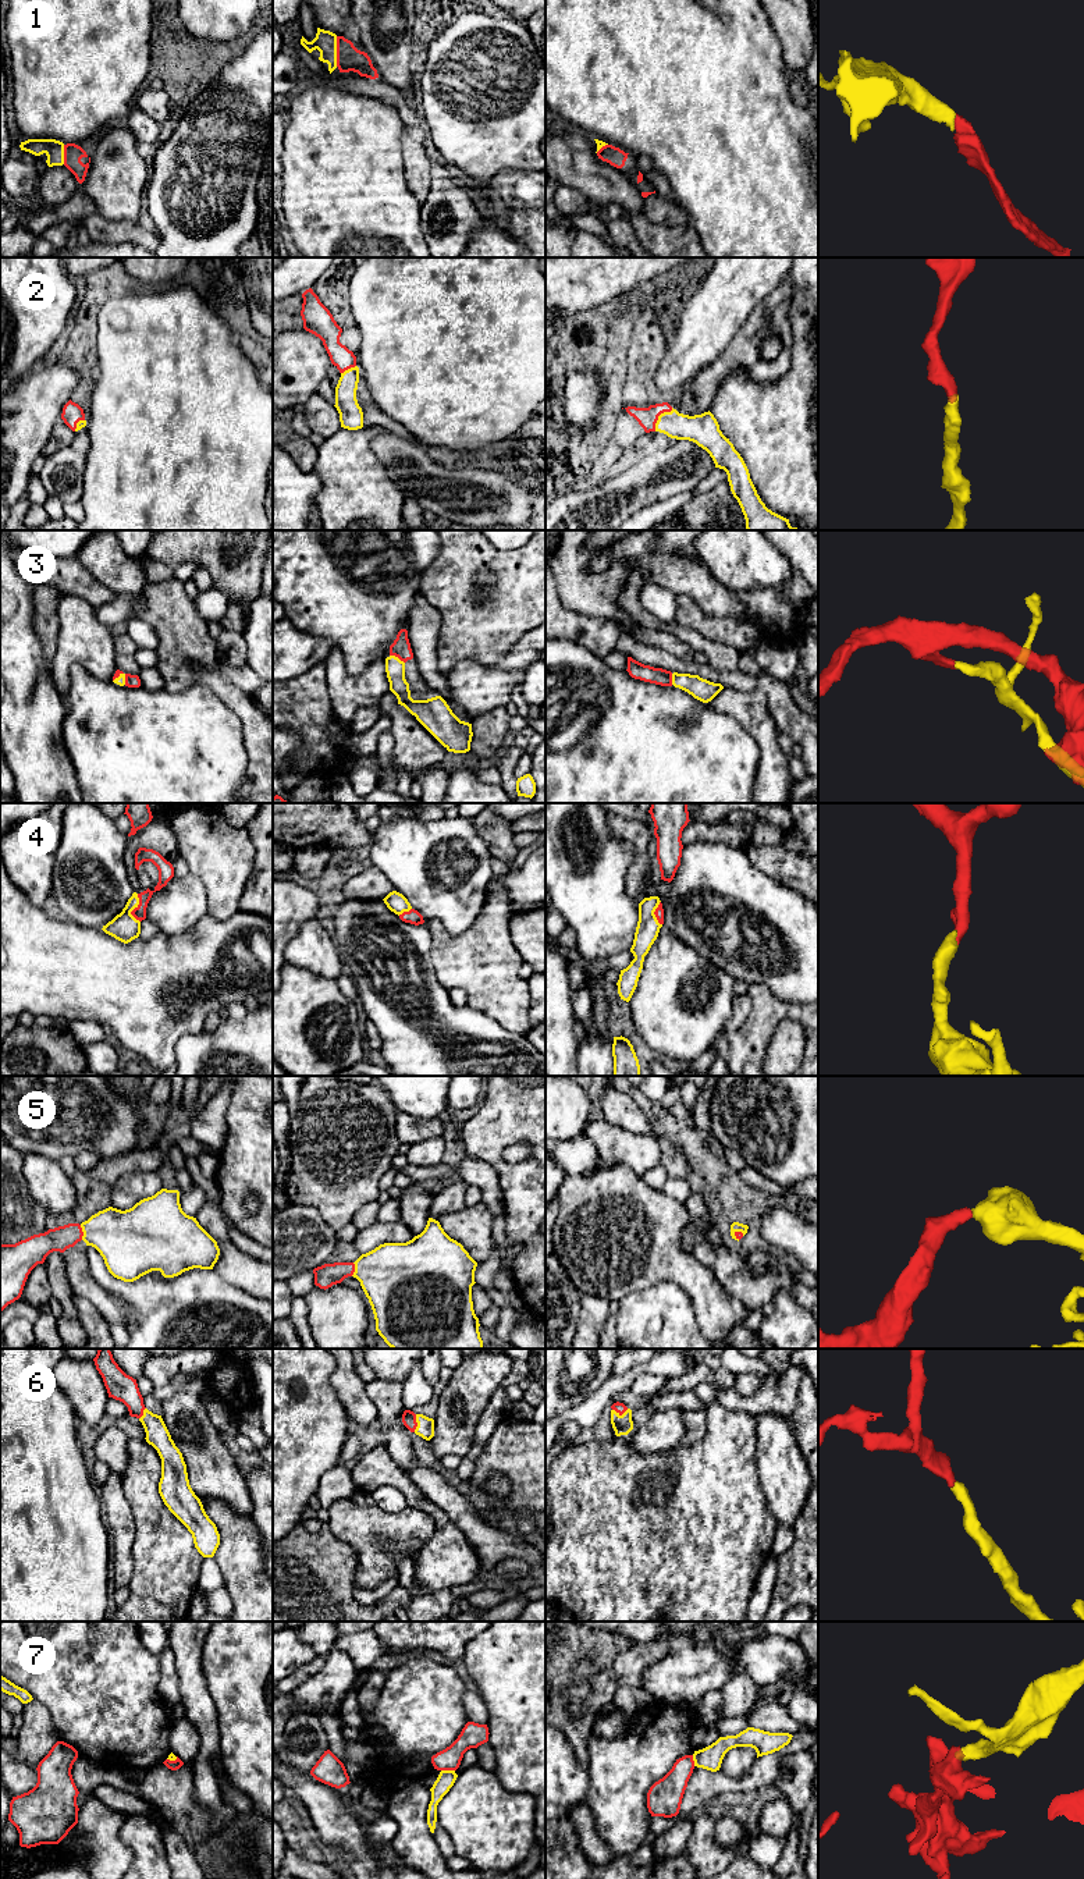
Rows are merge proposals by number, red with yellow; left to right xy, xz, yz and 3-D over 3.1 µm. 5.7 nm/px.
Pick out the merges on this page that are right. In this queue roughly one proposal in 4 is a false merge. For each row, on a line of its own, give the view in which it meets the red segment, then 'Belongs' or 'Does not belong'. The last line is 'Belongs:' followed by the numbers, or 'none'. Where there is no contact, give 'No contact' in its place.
1: Touches red in xz. Belongs
2: Touches red in yz. Belongs
3: Touches red in xz. Belongs
4: Touches red in xy. Belongs
5: Touches red in xy. Belongs
6: Touches red in xz. Belongs
7: Touches red in xz. Does not belong
Belongs: 1, 2, 3, 4, 5, 6

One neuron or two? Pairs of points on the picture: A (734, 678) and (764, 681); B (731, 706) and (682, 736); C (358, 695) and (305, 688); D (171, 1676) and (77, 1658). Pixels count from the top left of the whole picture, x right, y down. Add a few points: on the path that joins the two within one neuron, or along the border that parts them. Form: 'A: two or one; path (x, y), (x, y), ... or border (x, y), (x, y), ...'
A: one; path (740, 681), (757, 682)
B: two; border (706, 703), (731, 714), (747, 731)
C: two; border (323, 664), (329, 700), (334, 713)
D: two; border (157, 1656), (160, 1668), (159, 1694), (167, 1702)

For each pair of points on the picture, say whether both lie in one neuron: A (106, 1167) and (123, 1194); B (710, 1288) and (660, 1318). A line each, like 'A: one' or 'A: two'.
A: two
B: two

